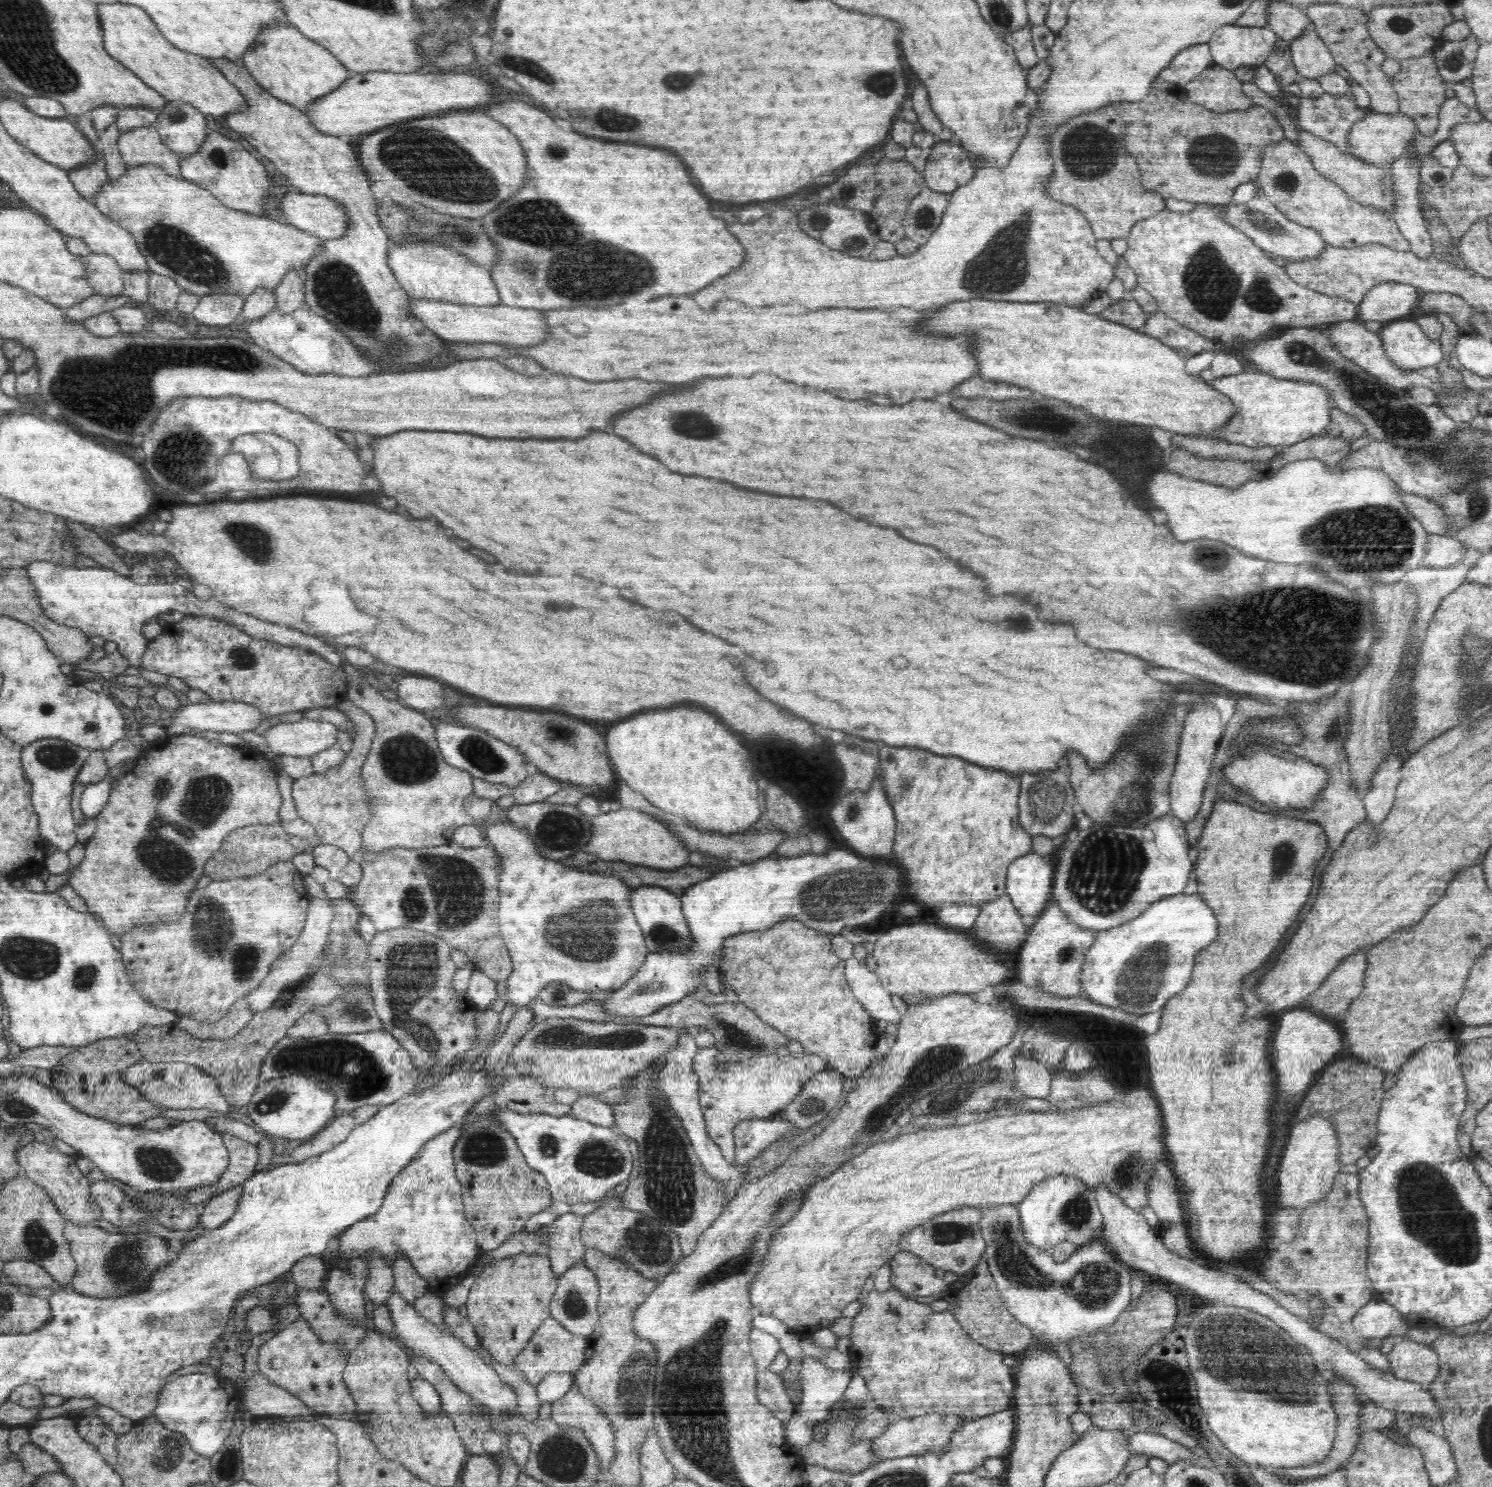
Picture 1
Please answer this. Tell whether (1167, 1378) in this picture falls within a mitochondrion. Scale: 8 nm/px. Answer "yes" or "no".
yes

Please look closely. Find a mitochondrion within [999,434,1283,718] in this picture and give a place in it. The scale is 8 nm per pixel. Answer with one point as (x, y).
(1211, 559)

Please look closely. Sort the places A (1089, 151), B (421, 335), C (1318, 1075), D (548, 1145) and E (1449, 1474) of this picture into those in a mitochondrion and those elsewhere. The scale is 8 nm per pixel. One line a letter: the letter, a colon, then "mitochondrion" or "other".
A: mitochondrion
B: other
C: other
D: mitochondrion
E: other

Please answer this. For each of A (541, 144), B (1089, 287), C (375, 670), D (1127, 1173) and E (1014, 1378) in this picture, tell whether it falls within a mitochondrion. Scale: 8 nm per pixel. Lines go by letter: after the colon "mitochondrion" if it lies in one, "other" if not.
A: other
B: other
C: other
D: mitochondrion
E: other

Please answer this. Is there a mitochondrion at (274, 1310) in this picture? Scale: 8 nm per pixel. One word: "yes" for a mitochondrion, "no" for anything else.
no

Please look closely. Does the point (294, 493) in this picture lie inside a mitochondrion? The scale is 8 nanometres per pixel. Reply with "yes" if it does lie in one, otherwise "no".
no

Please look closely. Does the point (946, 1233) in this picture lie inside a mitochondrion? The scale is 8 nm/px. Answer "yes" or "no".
yes

